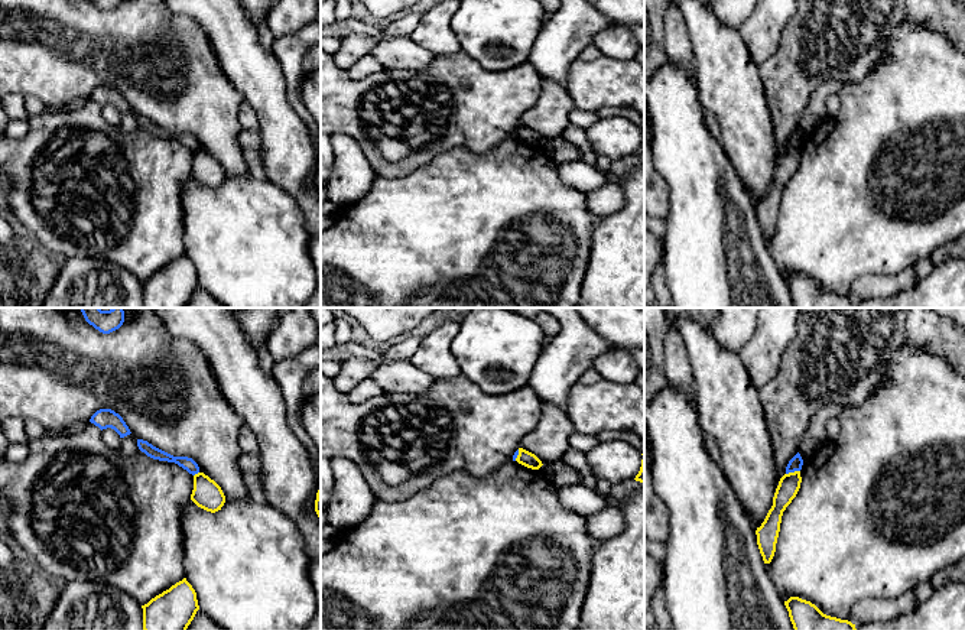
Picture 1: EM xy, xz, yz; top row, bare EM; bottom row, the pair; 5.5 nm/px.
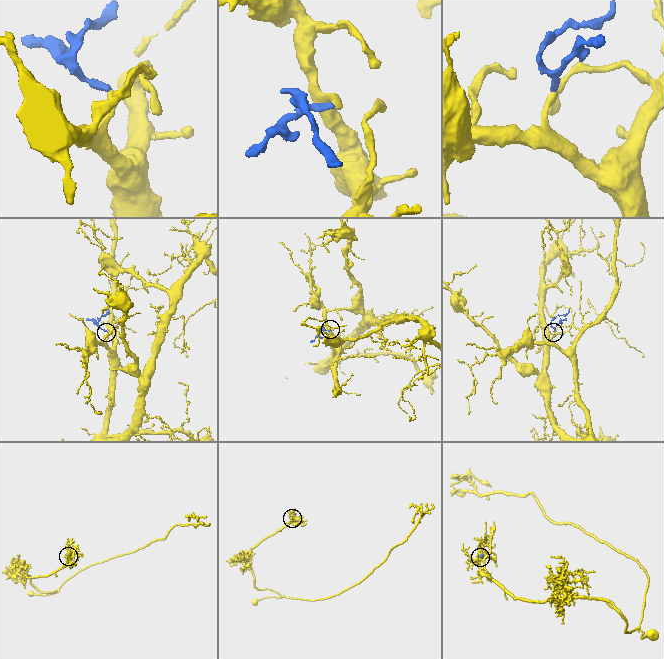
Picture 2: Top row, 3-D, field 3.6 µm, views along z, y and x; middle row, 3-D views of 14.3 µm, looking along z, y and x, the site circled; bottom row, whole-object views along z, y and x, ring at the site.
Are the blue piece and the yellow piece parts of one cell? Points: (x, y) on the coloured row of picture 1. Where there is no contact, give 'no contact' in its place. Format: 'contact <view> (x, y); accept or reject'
contact yz (792, 471); reject

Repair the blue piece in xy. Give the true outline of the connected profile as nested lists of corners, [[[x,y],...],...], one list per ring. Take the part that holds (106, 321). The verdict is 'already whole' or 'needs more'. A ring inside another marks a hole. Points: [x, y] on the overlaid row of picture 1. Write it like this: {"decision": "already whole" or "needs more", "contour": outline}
{"decision": "already whole", "contour": [[[79,308],[85,321],[103,334],[118,329],[124,322],[123,308],[101,311],[100,308]]]}

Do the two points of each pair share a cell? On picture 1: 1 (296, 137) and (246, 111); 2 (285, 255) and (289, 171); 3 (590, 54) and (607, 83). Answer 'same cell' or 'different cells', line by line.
1: different cells
2: different cells
3: different cells

